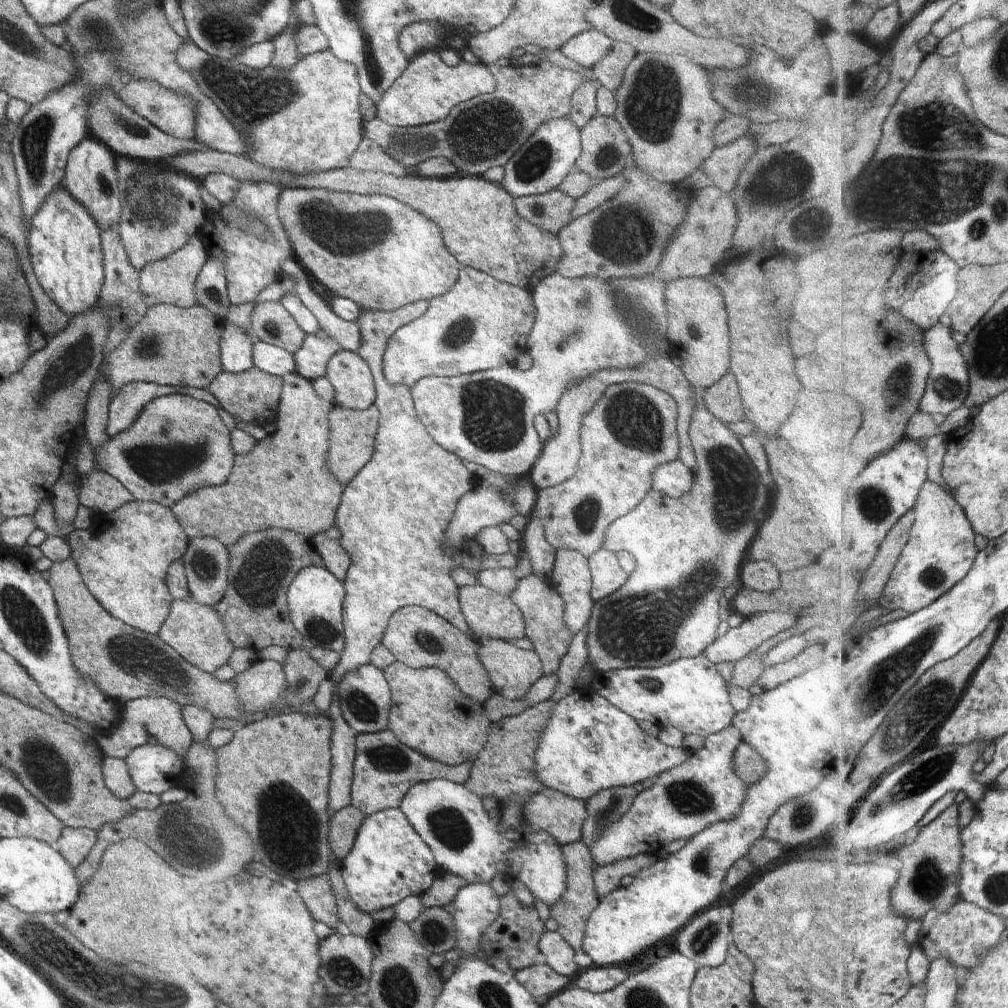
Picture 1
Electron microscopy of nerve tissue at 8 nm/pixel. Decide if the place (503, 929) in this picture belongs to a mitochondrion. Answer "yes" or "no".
no

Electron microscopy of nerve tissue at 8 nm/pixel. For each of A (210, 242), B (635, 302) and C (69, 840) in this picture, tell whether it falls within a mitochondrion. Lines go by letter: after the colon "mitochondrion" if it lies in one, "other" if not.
A: other
B: mitochondrion
C: other

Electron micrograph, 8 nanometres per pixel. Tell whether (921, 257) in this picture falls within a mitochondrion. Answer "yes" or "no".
no

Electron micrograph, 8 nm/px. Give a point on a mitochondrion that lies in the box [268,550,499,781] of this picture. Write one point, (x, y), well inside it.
(386, 759)

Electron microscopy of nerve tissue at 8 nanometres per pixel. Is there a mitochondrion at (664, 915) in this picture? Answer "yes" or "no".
no

